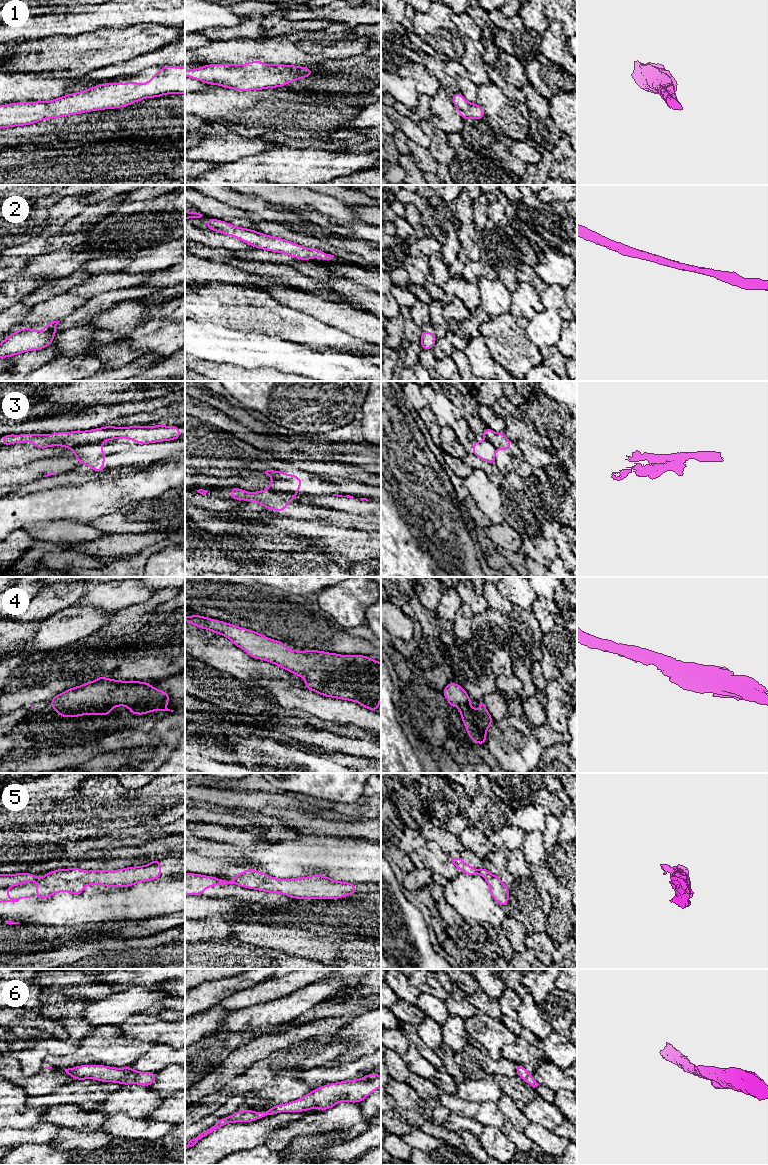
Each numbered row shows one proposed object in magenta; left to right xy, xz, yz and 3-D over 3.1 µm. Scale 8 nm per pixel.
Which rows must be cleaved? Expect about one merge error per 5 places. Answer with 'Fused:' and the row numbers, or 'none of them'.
Fused: 3

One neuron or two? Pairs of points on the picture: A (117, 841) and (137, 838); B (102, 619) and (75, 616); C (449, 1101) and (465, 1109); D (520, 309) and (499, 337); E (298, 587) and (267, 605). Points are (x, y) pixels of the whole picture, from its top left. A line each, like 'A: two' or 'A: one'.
A: one
B: one
C: one
D: two
E: two

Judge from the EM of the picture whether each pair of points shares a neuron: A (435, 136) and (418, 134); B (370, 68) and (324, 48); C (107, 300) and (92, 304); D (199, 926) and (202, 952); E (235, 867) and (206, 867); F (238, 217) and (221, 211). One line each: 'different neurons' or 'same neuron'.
A: different neurons
B: different neurons
C: same neuron
D: same neuron
E: same neuron
F: same neuron

